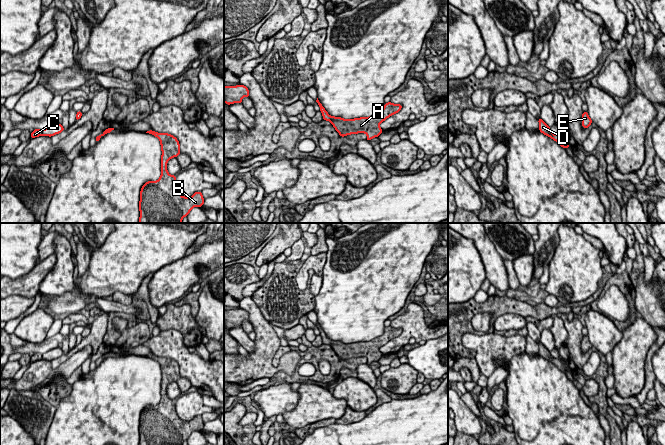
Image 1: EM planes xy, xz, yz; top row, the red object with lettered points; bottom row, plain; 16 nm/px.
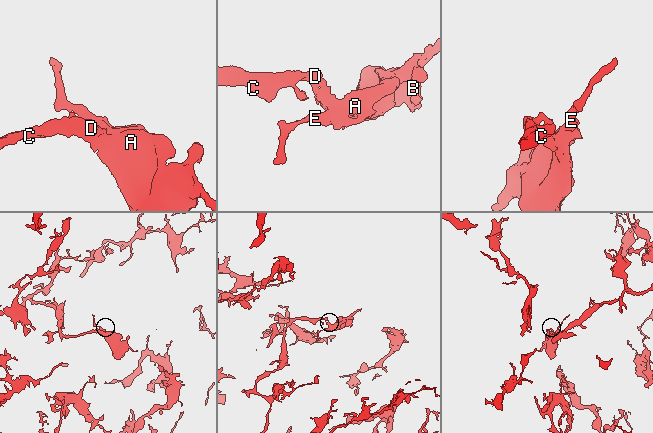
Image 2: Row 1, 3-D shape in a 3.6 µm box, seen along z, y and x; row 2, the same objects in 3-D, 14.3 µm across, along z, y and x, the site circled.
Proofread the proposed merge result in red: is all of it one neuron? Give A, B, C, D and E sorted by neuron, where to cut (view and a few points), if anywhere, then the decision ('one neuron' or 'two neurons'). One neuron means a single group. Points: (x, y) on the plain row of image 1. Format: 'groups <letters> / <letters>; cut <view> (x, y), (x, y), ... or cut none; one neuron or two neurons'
groups A B C D E; cut none; one neuron

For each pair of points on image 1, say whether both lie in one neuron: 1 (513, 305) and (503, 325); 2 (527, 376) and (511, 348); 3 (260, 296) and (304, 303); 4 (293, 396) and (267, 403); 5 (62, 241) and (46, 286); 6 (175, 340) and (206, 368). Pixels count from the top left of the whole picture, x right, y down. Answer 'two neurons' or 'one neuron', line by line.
1: two neurons
2: two neurons
3: one neuron
4: one neuron
5: one neuron
6: one neuron

